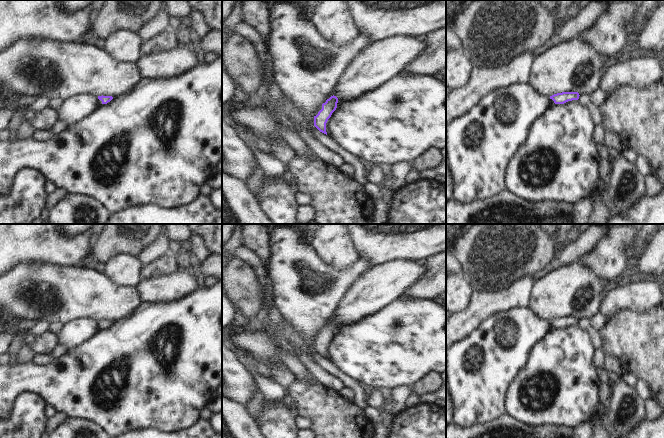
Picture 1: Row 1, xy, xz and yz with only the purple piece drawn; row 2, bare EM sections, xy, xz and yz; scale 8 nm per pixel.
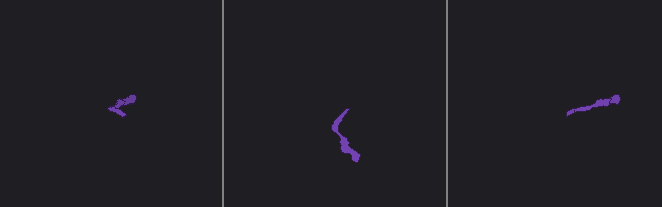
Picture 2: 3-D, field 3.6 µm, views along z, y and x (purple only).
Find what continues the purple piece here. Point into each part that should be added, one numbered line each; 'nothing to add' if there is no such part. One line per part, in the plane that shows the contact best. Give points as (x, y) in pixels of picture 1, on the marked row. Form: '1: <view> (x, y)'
1: xz (332, 93)

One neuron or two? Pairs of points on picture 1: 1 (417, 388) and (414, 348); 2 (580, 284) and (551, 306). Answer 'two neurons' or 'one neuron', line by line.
1: two neurons
2: one neuron

